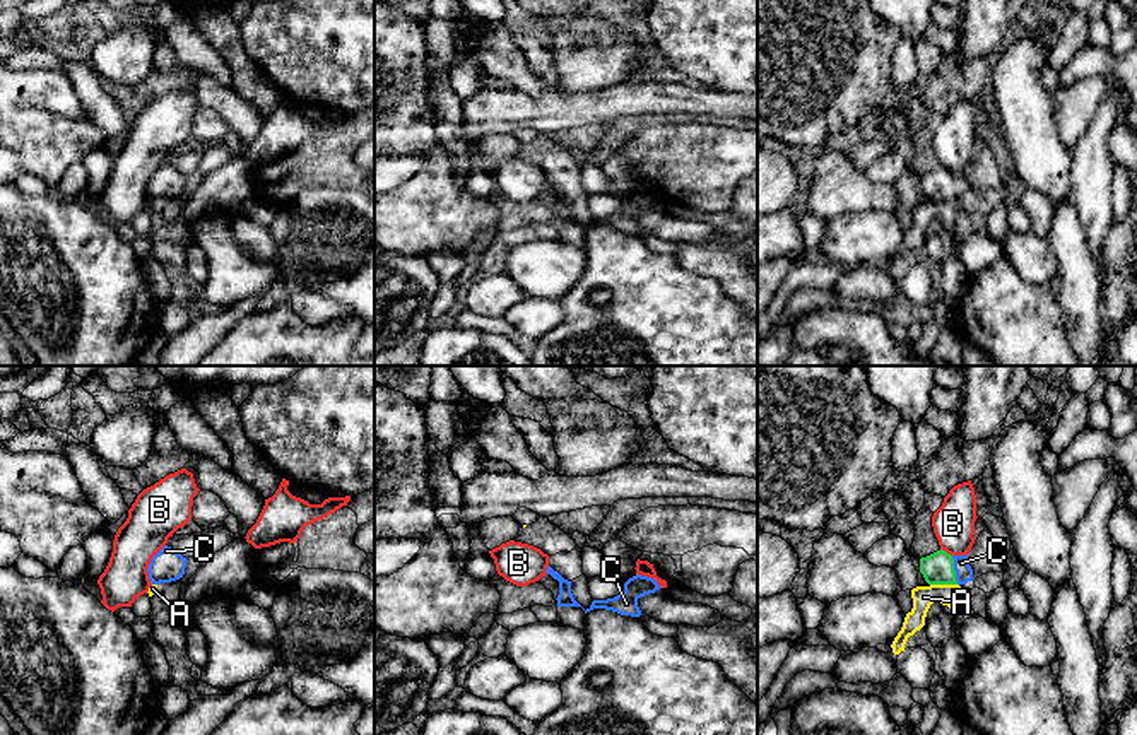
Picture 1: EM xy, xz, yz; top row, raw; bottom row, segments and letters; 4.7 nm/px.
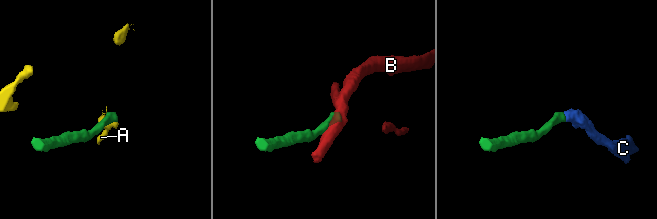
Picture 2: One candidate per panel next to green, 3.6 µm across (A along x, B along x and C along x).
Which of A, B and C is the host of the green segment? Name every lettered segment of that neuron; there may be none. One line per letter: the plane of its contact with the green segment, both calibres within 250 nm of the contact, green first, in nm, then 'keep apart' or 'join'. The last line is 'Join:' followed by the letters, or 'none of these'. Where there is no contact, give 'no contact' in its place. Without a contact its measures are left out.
A: yz | 150/100 nm | keep apart
B: yz | 150/190 nm | keep apart
C: yz | 150/80 nm | join
Join: C

